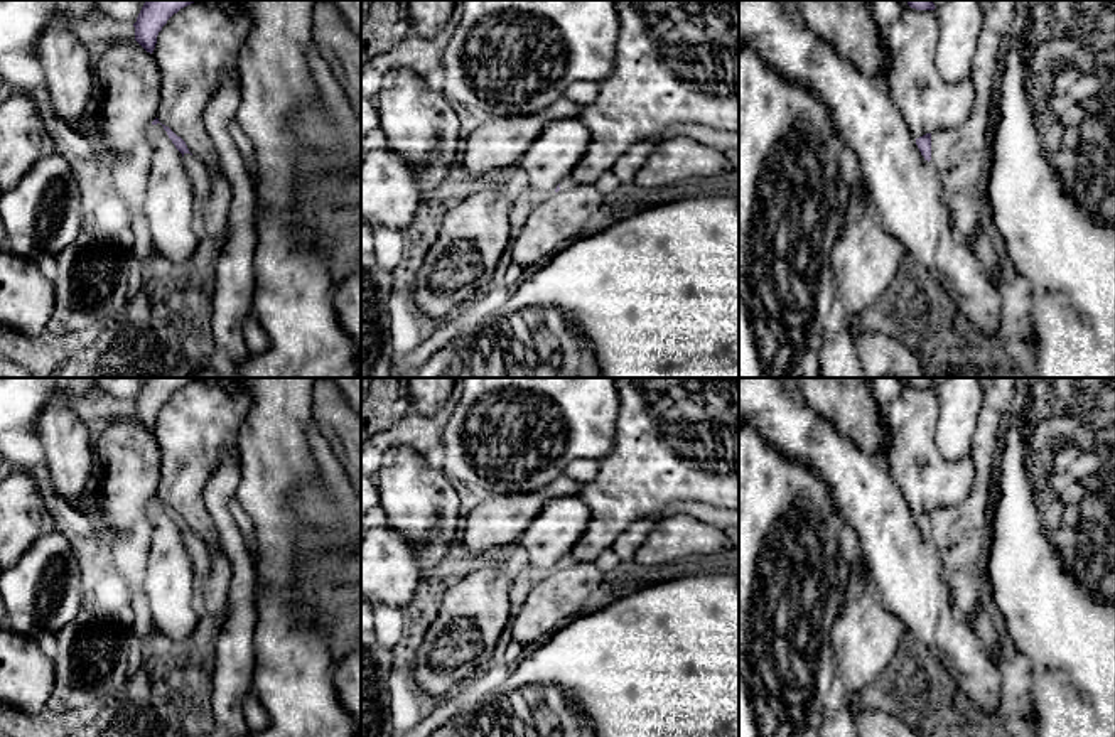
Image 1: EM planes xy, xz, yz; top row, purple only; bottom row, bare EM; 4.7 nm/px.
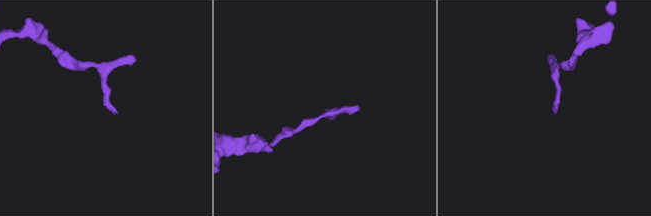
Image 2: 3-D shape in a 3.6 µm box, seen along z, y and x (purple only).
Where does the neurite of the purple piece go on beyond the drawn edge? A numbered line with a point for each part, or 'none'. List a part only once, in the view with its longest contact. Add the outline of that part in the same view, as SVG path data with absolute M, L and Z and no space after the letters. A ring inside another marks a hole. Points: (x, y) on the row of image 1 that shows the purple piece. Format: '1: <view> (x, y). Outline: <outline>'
1: xy (198, 172). Outline: M184 153L187 174L192 180L196 202L199 206L209 196L209 170L207 167L191 153Z

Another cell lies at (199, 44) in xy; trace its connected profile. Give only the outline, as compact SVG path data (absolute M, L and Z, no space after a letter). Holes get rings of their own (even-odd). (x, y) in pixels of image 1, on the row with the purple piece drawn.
M196 0L174 13L157 35L152 52L162 76L159 121L180 137L207 170L221 170L218 152L204 125L204 111L226 76L238 76L241 44L251 20L238 0Z

